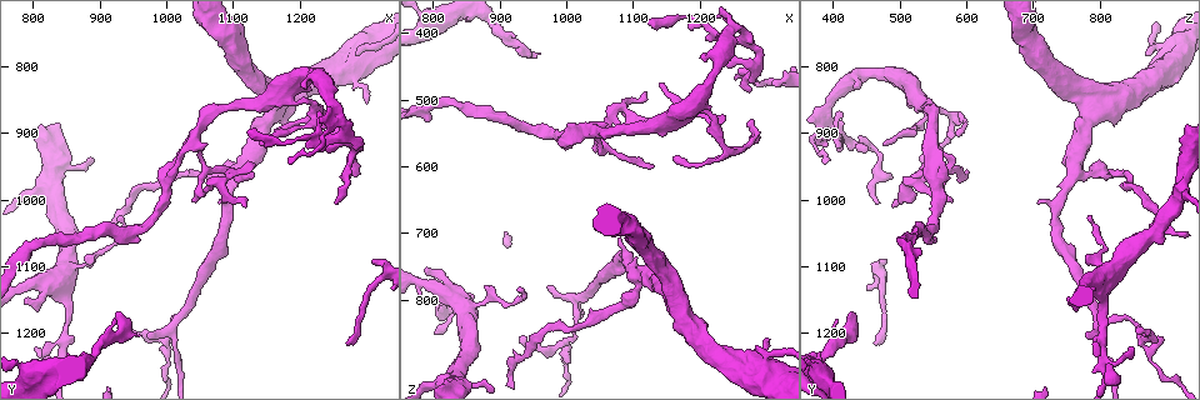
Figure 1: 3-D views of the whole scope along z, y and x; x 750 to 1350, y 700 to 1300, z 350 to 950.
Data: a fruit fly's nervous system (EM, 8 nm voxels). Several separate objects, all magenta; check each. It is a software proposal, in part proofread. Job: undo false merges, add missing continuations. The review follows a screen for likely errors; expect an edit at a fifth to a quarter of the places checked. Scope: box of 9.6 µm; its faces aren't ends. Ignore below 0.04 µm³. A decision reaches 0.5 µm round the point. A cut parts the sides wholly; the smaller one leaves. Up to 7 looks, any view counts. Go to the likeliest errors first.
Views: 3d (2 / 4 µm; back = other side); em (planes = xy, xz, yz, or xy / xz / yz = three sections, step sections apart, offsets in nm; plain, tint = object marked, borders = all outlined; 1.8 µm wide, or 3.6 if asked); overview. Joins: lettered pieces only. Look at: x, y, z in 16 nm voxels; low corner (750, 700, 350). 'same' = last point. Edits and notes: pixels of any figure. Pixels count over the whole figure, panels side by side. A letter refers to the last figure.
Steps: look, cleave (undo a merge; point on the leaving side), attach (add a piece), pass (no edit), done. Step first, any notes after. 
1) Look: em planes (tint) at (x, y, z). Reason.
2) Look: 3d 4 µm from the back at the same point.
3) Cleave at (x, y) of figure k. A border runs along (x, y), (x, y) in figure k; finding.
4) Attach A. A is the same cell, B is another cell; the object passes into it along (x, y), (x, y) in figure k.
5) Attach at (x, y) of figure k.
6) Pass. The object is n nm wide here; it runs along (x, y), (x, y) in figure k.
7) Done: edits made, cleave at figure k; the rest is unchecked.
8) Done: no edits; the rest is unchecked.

Look: em 3.6 µm xy step 4 (tint) at (1300, 770, 885). Arms part here.

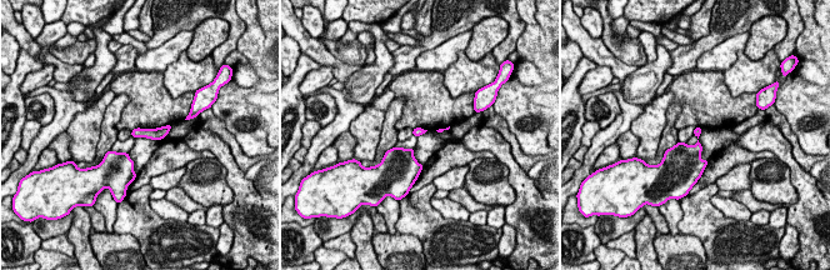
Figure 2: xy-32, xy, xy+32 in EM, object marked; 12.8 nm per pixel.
Look: em 3.6 µm xz step 4 (borders) at the same point. Cut it another way.

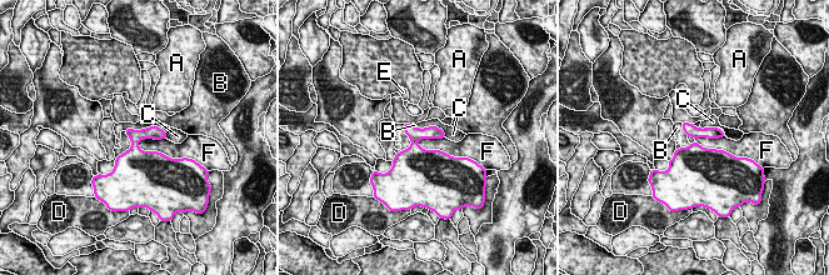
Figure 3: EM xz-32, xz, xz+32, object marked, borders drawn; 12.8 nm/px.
Pass. A, B, C, D, E and F are other cells; it runs along (685, 126), (694, 133), (719, 134) in figure 3; continuous, no second neuron.

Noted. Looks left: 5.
Look: em planes (borders) at (1175, 835, 520). Three arms meet.

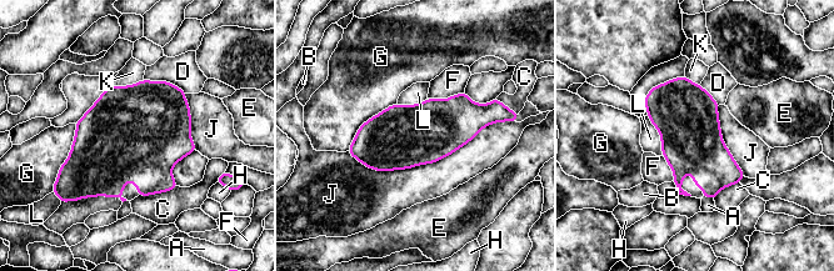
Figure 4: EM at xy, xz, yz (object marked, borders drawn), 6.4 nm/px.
Pass. A, B, C, D, E, F, G, H, J, K and L are other cells; a border runs along (500, 120), (409, 167), (346, 151) in figure 4; all the same neuron.

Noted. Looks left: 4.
Look: 3d 2 µm at (790, 1145, 755). Free end.

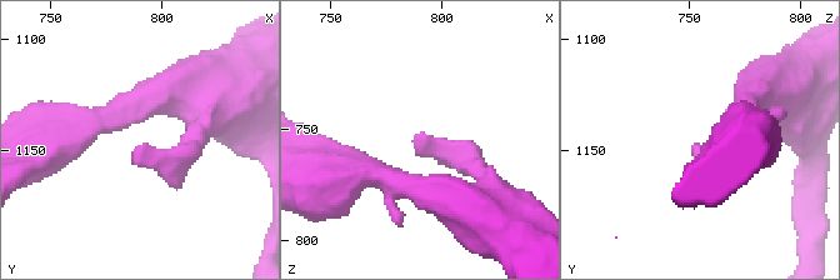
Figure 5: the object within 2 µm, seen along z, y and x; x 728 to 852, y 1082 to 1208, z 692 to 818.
Look: em 3.6 µm xz step 8 (borders) at (791, 1148, 751). Shape alone is not enough.

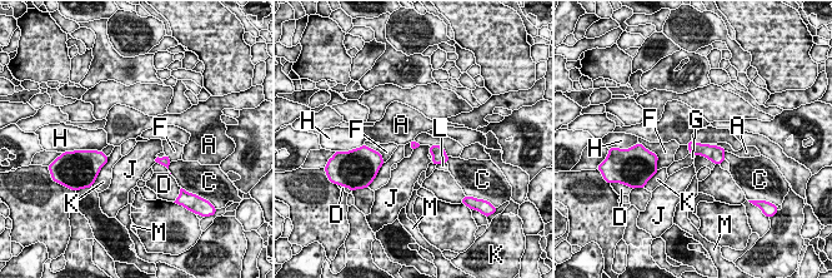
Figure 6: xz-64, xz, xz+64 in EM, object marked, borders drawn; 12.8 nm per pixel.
Pass. A, C, D, F, G, H, J, K, L and M are other cells; a border runs along (707, 144), (715, 144), (726, 150) in figure 6; no lettered piece goes on from it.

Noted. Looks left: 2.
Done: no edits; the rest is unchecked.

